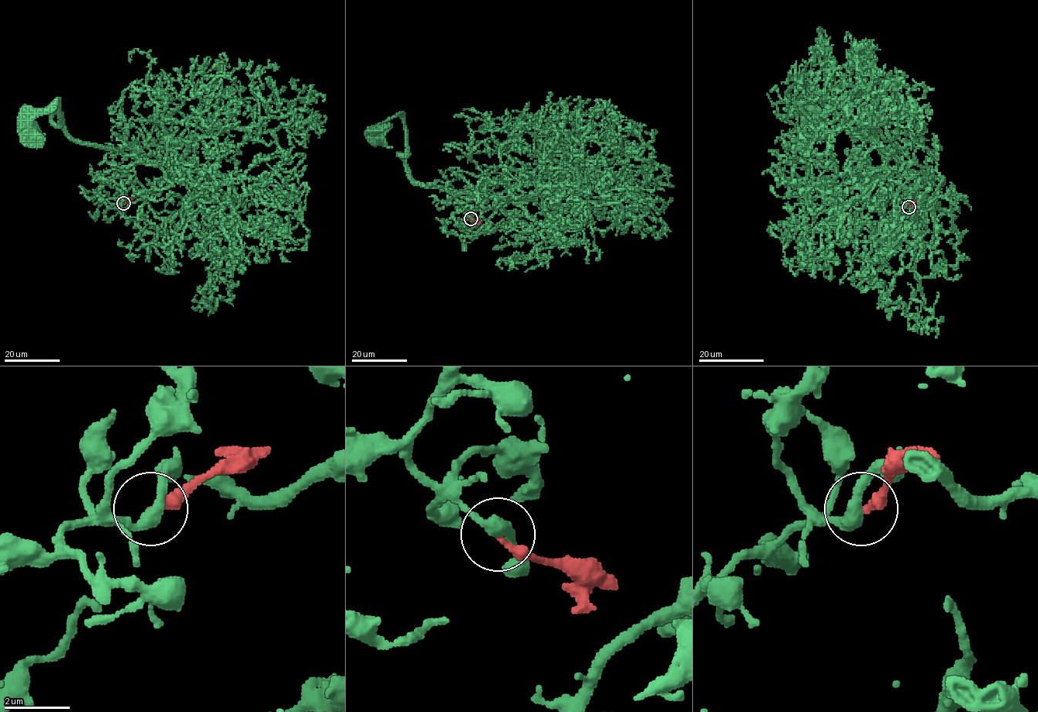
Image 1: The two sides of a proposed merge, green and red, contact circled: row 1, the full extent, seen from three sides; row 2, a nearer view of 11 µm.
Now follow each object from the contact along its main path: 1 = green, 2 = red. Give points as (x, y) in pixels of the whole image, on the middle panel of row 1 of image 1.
1: (470, 218), (474, 190), (505, 183), (515, 200), (418, 185), (400, 156), (402, 118), (373, 135)
2: (470, 218), (481, 222)

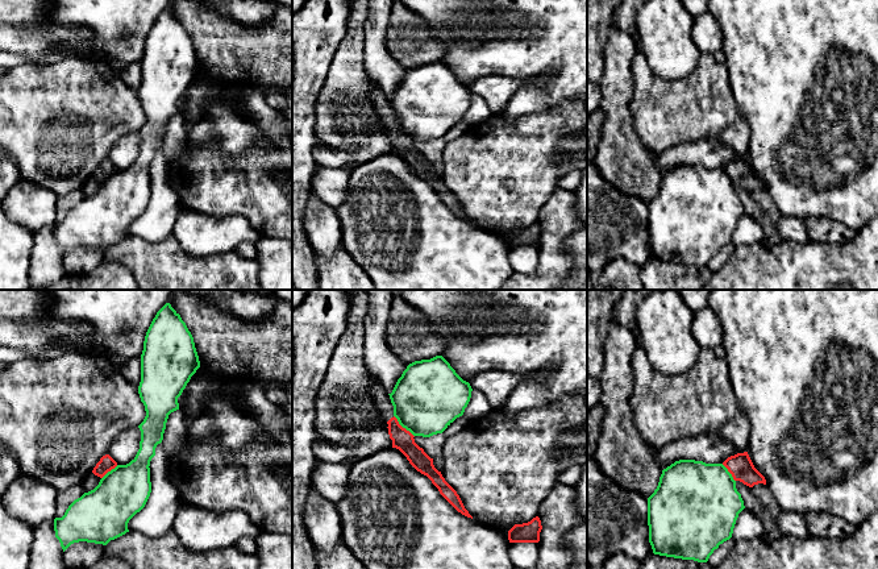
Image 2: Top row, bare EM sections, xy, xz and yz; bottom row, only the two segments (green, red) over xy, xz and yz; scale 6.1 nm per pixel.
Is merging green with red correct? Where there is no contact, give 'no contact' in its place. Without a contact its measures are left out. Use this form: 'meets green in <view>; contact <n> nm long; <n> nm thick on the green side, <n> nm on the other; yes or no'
meets green in xz; contact 180 nm long; 420 nm thick on the green side, 130 nm on the other; no

